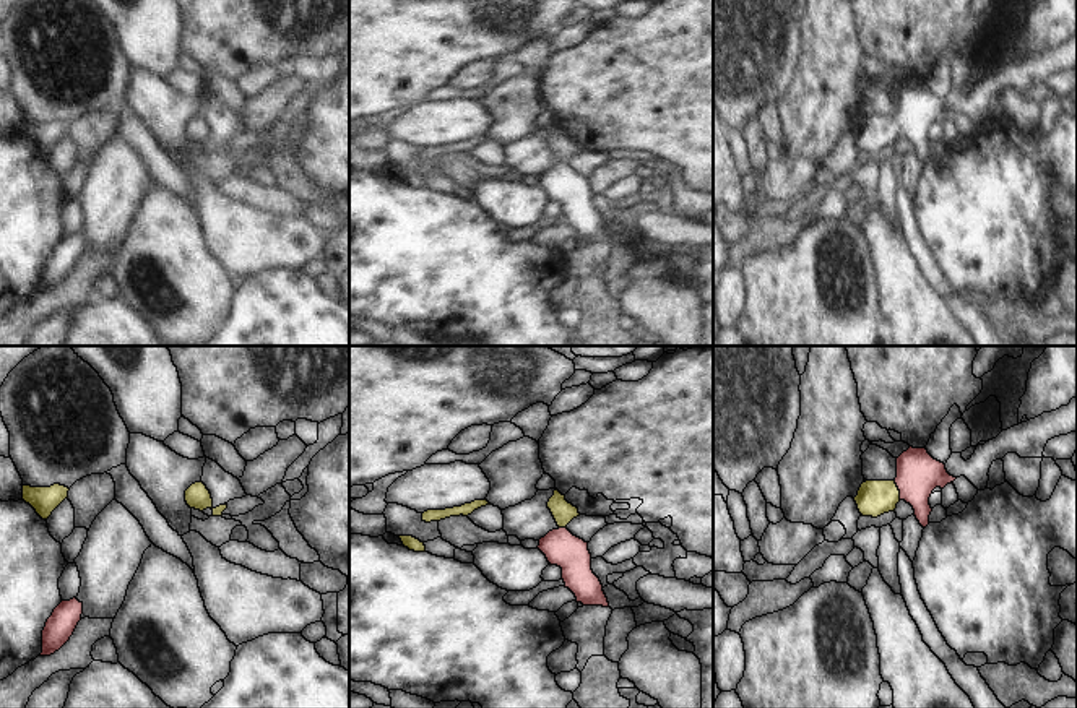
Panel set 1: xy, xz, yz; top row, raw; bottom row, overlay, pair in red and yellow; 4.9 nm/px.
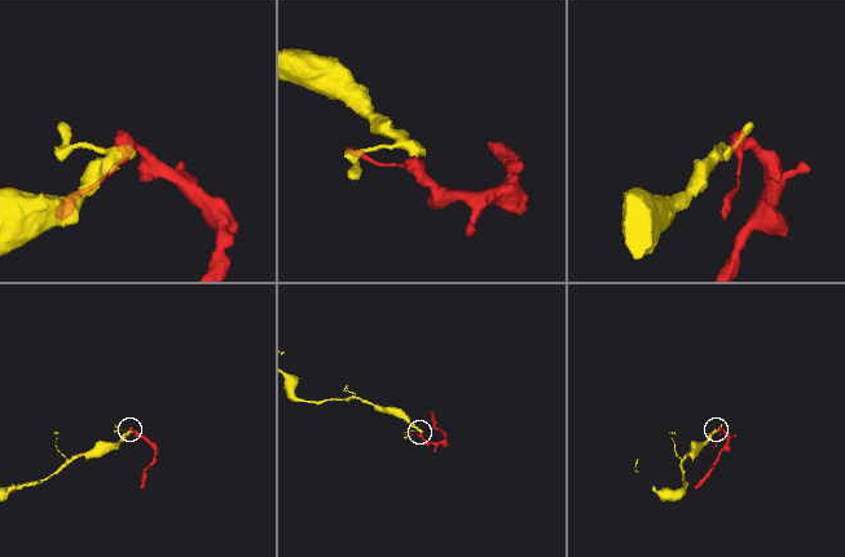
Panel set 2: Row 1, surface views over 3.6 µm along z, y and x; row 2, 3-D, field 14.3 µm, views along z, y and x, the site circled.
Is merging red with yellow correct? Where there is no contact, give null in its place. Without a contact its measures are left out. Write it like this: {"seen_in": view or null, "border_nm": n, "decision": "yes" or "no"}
{"seen_in": "yz", "border_nm": 100, "decision": "yes"}

